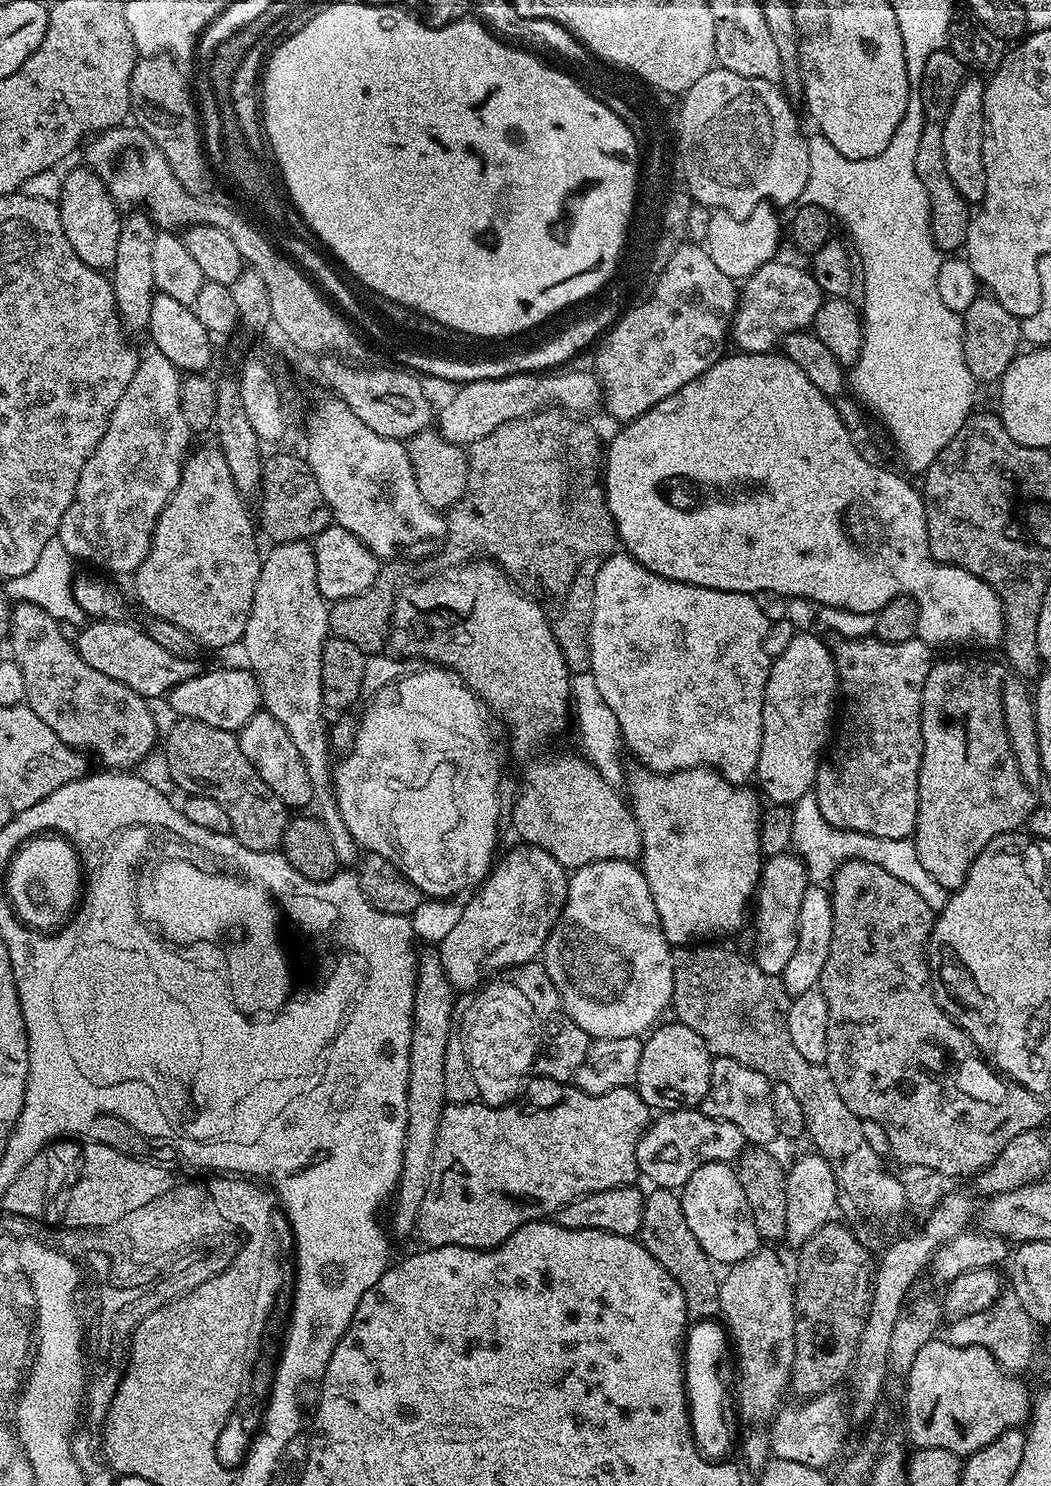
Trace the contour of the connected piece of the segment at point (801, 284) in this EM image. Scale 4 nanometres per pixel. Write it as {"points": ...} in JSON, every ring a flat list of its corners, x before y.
{"points":[[783,258,766,262,739,289,736,313,732,315,731,343,737,344,735,347,742,352,771,352,791,332,811,329,812,320,825,299,818,282,805,269,803,272,798,265,787,264]]}

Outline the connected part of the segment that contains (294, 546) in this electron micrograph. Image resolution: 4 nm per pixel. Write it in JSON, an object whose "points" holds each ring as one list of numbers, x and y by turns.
{"points":[[303,540,276,544,266,552,260,565,258,586,254,586,254,602,250,606,242,647,248,659,247,667,260,684,263,711,286,726,286,734,294,738,294,746,298,746,298,754,302,762,306,762,314,808,326,826,326,834,330,834,334,854,338,854,341,865,352,866,362,855,362,849,350,834,346,822,342,822,342,814,338,810,334,756,329,747,329,729,326,722,324,724,322,650,324,641,330,636,329,607,329,601,318,590,312,544]]}

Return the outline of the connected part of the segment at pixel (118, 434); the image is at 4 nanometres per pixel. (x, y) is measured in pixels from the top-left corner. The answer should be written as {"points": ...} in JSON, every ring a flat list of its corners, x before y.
{"points":[[148,350,148,353,140,356,140,365,134,370,134,378,130,378,130,386,126,386,126,394,122,394,122,398,118,398,118,406,114,406,114,414,106,434,102,434,102,442,98,442,86,466,82,466,82,478,78,478,74,502,70,502,70,510,62,514,58,538,62,546,66,546,73,561,85,560,108,572,132,574,146,558,152,545,156,520,174,494,184,461,190,452,188,446,192,433,186,418,182,418,181,379,181,373,170,362,170,358,166,358,166,354]]}

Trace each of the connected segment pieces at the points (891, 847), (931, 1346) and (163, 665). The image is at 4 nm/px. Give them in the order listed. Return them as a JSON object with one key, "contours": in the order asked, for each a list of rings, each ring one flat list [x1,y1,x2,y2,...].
{"contours":[[[812,794,798,798,796,803,791,805,791,809,794,818,791,851,795,852,806,866,809,881,831,881,832,875,845,860,865,860,874,862,874,866,882,866,882,870,890,870,894,878,902,878,906,886,918,890,918,894,922,894,922,899,926,902,926,906,930,906,933,914,938,914,946,906,950,895,949,889,938,886,938,882,934,882,934,878,926,874,922,862,918,862,918,850,911,839,878,838,870,834,830,826,830,822,822,818,822,810,818,810,818,802]],[[937,1338,926,1342,922,1346,922,1350,918,1350,918,1358,914,1358,914,1366,910,1366,906,1377,908,1389,904,1392,904,1428,908,1431,908,1436,913,1440,916,1448,941,1448,942,1450,950,1450,953,1454,961,1458,967,1458,973,1452,982,1450,982,1446,986,1446,990,1442,994,1442,994,1438,998,1438,998,1434,1002,1434,1011,1428,1020,1428,1029,1423,1032,1414,1032,1405,1034,1403,1033,1393,1028,1393,1028,1388,1023,1384,1019,1375,1006,1372,1000,1367,1000,1363,994,1358,994,1354,990,1354,990,1350,986,1350,982,1346,966,1346,959,1348,948,1343,947,1339]],[[111,619,85,623,79,629,80,637,75,637,74,640,82,662,94,666,94,670,109,678,114,678,114,682,130,686,130,690,145,698,167,697,168,691,178,686,178,682,186,682,186,678,200,675,202,665,192,660,196,658,170,654,170,650,166,650,166,646,158,646,158,642,154,642,154,638,150,638,143,627,135,628,132,624,122,623]]]}

